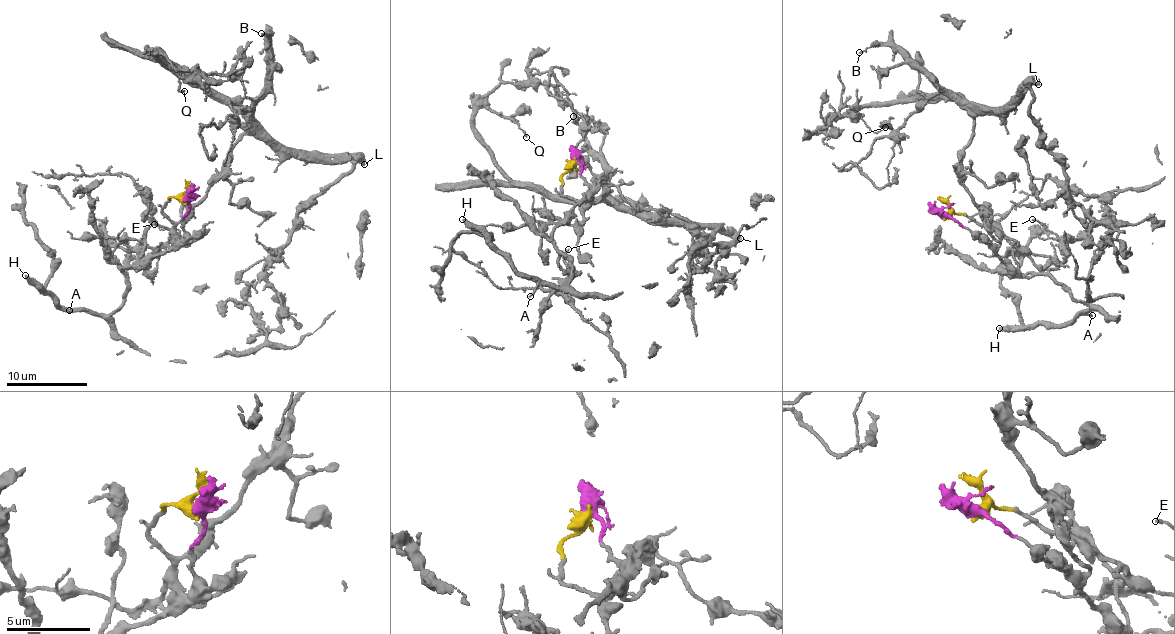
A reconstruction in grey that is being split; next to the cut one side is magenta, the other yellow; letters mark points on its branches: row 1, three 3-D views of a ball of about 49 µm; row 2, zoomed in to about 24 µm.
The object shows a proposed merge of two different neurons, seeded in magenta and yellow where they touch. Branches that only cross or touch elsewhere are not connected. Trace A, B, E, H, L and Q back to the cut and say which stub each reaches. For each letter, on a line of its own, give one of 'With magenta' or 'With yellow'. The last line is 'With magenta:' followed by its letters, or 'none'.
A: With magenta
B: With yellow
E: With magenta
H: With magenta
L: With yellow
Q: With yellow
With magenta: A, E, H

